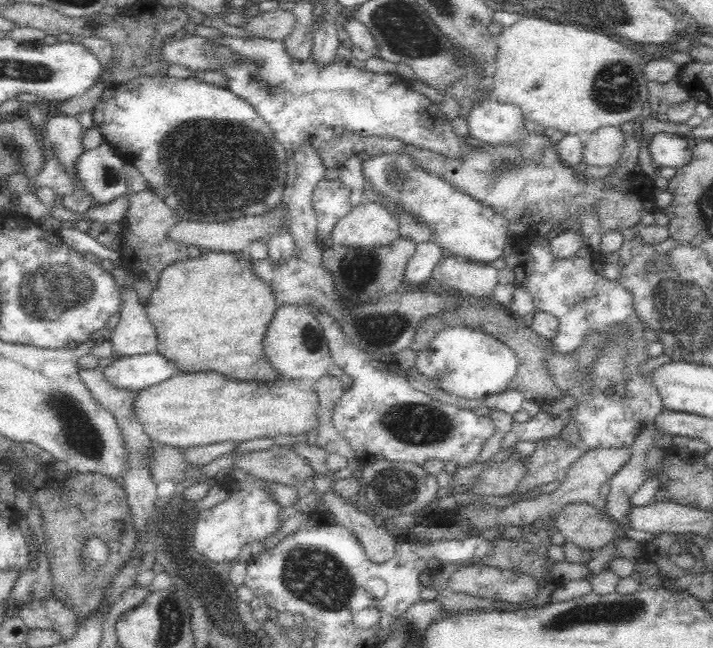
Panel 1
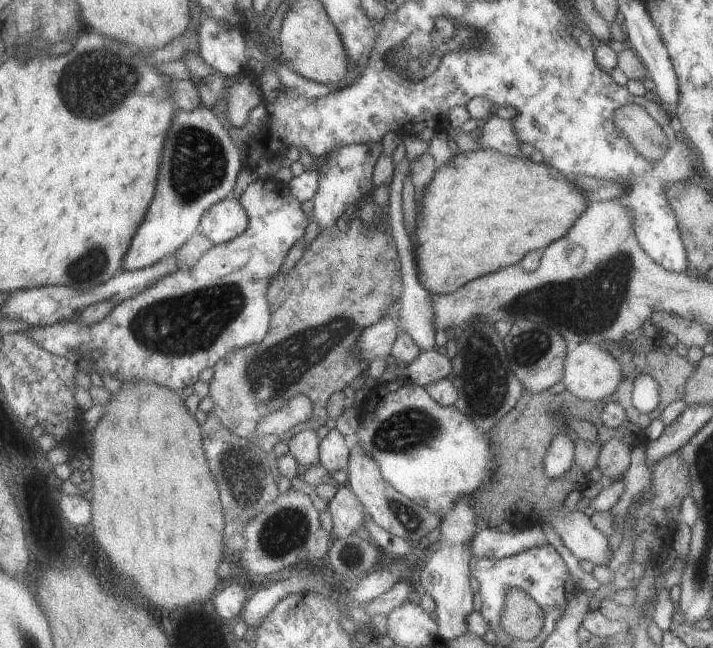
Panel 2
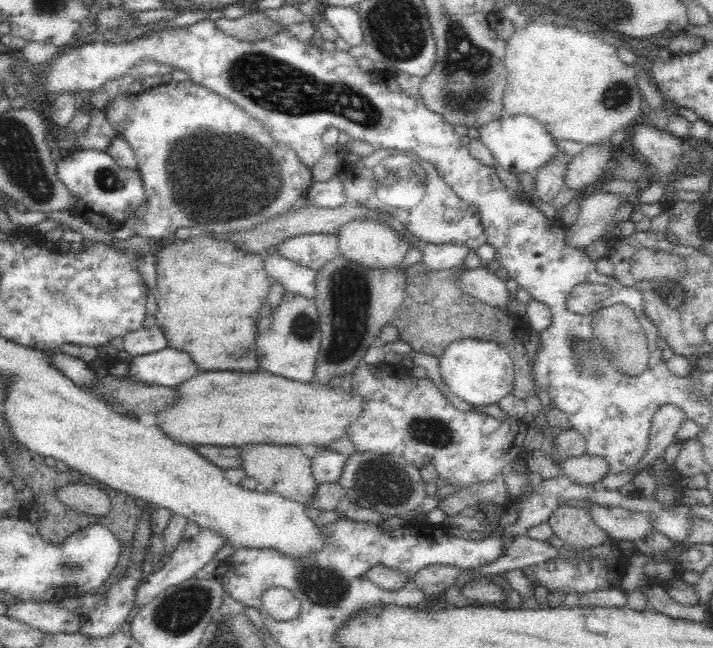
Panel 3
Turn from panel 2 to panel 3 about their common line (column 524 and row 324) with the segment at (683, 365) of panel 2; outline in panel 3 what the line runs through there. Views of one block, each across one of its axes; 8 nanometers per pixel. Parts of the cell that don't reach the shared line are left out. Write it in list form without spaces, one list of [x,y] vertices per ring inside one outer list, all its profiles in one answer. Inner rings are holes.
[[[422,262],[406,268],[406,274],[408,274],[406,298],[402,306],[398,308],[396,318],[392,320],[392,324],[400,332],[400,340],[408,342],[416,352],[424,352],[434,358],[440,358],[444,348],[454,340],[474,338],[474,340],[484,340],[484,342],[496,342],[498,346],[510,352],[510,358],[514,362],[516,380],[514,380],[512,396],[516,396],[522,402],[526,402],[528,398],[534,398],[540,386],[534,380],[534,368],[530,366],[522,336],[514,334],[512,324],[508,324],[508,316],[500,308],[490,308],[488,304],[478,302],[460,290],[458,272],[462,268],[466,266],[436,272],[436,270],[426,268]]]

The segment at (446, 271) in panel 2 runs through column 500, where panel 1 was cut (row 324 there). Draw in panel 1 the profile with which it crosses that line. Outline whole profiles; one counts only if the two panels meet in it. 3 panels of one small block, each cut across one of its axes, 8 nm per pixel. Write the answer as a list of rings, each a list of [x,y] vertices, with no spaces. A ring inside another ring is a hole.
[[[202,252],[202,256],[164,268],[146,304],[146,314],[156,330],[158,354],[180,374],[218,372],[236,382],[272,384],[284,376],[268,364],[264,336],[278,306],[272,288],[248,266],[246,252]]]

